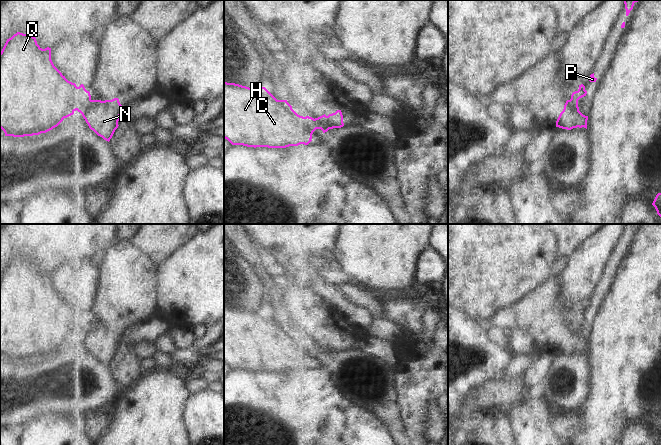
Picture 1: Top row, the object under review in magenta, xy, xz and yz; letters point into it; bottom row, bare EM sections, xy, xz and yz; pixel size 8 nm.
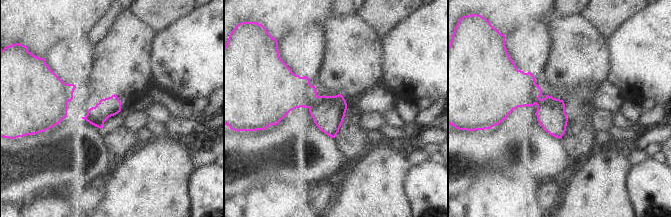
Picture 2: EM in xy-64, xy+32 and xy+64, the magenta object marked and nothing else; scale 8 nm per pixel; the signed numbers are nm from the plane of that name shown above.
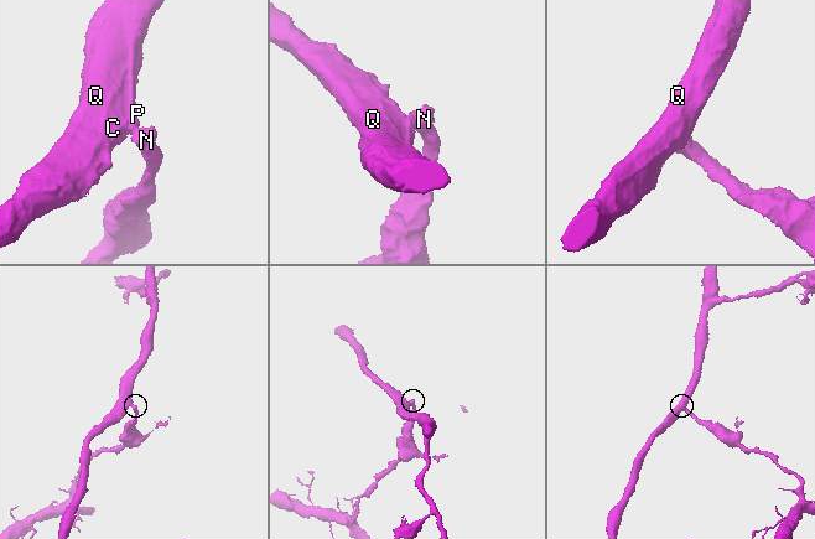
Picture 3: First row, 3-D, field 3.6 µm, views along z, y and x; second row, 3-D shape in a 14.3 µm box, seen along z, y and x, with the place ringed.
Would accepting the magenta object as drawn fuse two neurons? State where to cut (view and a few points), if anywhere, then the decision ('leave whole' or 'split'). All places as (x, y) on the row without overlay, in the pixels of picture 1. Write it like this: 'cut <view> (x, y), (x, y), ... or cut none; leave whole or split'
cut xy (91, 324), (80, 336); split

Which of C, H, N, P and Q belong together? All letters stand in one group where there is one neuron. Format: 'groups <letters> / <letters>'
groups C H P Q / N

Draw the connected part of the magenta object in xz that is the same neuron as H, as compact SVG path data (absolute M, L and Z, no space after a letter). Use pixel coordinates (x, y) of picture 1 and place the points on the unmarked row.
M224 305L224 362L232 369L254 372L308 369L316 353L314 342L298 339L287 324L277 324L265 311L249 312Z

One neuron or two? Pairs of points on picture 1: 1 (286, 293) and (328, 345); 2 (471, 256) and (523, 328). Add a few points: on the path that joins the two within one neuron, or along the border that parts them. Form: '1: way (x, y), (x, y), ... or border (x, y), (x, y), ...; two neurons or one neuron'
1: way (303, 303), (312, 304), (329, 321), (329, 328); one neuron
2: border (528, 292), (508, 306); two neurons

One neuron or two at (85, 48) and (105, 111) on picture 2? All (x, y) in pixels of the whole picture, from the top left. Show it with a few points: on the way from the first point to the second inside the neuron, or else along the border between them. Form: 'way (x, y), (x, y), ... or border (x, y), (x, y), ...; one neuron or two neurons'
border (95, 48), (94, 71), (87, 87); two neurons

